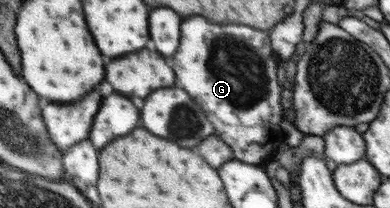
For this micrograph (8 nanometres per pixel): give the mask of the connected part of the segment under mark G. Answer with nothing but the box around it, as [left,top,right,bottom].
[172,16,285,164]

